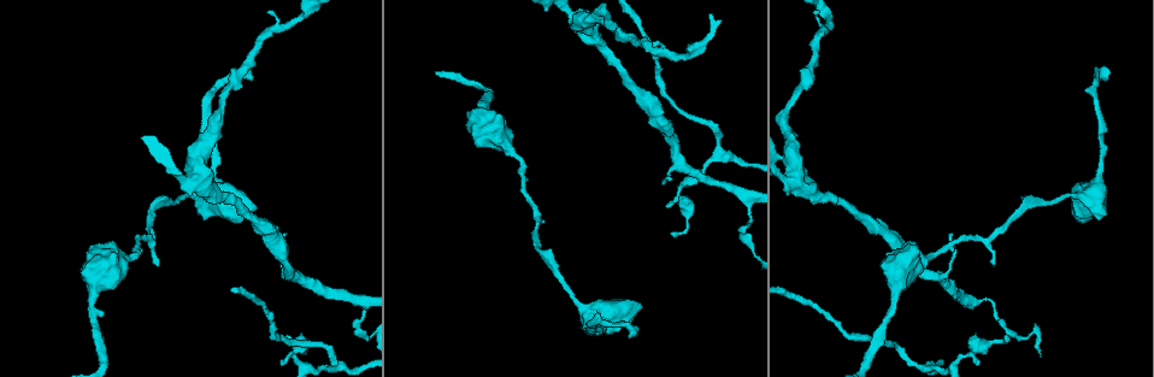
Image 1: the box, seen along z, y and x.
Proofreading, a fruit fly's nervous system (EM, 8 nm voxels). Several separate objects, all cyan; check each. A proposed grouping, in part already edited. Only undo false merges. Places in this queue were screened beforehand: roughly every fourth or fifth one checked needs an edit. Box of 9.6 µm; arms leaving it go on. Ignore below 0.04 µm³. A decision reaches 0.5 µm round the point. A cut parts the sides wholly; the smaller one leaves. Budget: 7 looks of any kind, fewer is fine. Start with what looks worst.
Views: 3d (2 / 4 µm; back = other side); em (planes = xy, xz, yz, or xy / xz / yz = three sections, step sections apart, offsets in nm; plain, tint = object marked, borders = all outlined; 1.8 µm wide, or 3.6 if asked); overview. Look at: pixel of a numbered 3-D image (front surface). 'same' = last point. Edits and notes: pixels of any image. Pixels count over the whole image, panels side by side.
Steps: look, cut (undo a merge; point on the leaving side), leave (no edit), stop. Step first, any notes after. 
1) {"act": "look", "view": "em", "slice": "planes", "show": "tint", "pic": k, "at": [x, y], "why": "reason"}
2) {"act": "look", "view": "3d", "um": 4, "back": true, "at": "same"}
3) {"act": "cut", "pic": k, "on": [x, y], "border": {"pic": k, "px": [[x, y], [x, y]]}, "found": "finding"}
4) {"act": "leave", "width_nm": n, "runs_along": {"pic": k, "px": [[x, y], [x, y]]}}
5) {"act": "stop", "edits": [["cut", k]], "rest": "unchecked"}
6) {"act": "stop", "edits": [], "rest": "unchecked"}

{"act": "look", "view": "em", "um": 3.6, "slice": "planes", "show": "borders", "pic": 1, "at": [679, 196], "why": "narrows sharply"}

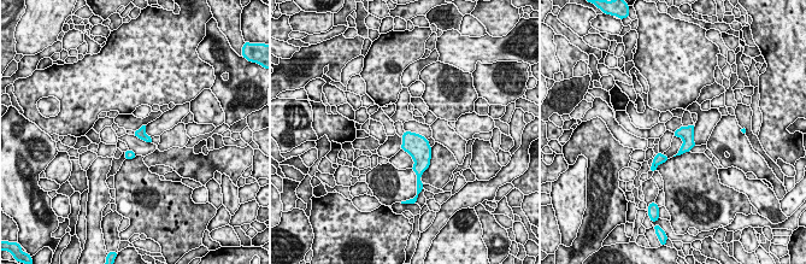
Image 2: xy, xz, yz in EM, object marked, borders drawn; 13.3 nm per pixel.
{"act": "leave", "found": "continuous, no second neuron"}

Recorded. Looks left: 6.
{"act": "look", "view": "3d", "um": 4, "pic": 1, "at": [1092, 194], "why": "calibre changes"}

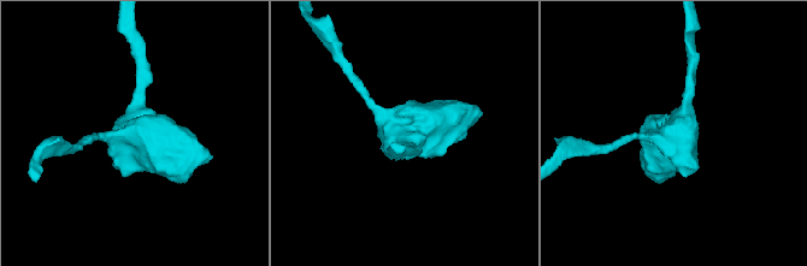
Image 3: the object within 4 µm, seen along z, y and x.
{"act": "look", "view": "em", "um": 3.6, "slice": "planes", "show": "tint", "pic": 3, "at": [400, 137]}

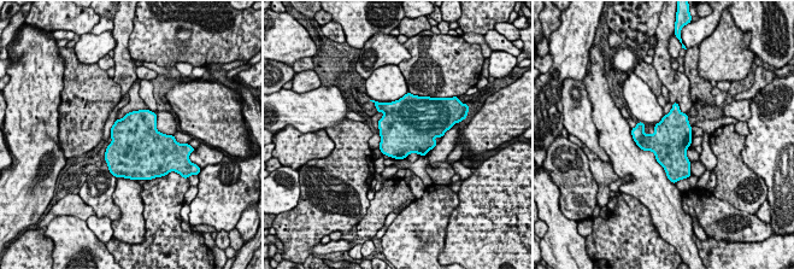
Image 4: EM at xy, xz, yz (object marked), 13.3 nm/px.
{"act": "leave", "width_nm": 500, "found": "one neuron here"}

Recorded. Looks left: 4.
{"act": "look", "view": "em", "slice": "xz", "step": 4, "show": "tint", "pic": 1, "at": [525, 172], "why": "calibre changes"}

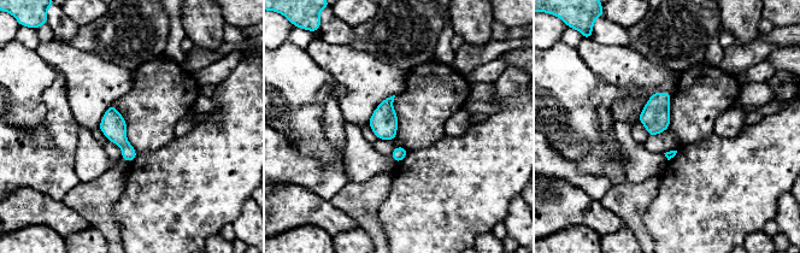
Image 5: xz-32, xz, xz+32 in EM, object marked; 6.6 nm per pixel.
{"act": "look", "view": "em", "slice": "planes", "show": "borders", "at": "same"}

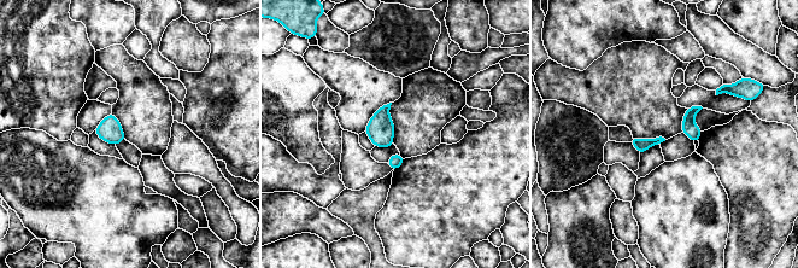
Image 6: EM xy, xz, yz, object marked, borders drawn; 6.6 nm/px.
{"act": "leave", "found": "all the same neuron"}

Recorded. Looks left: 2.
{"act": "stop", "edits": [], "rest": "unchecked"}

